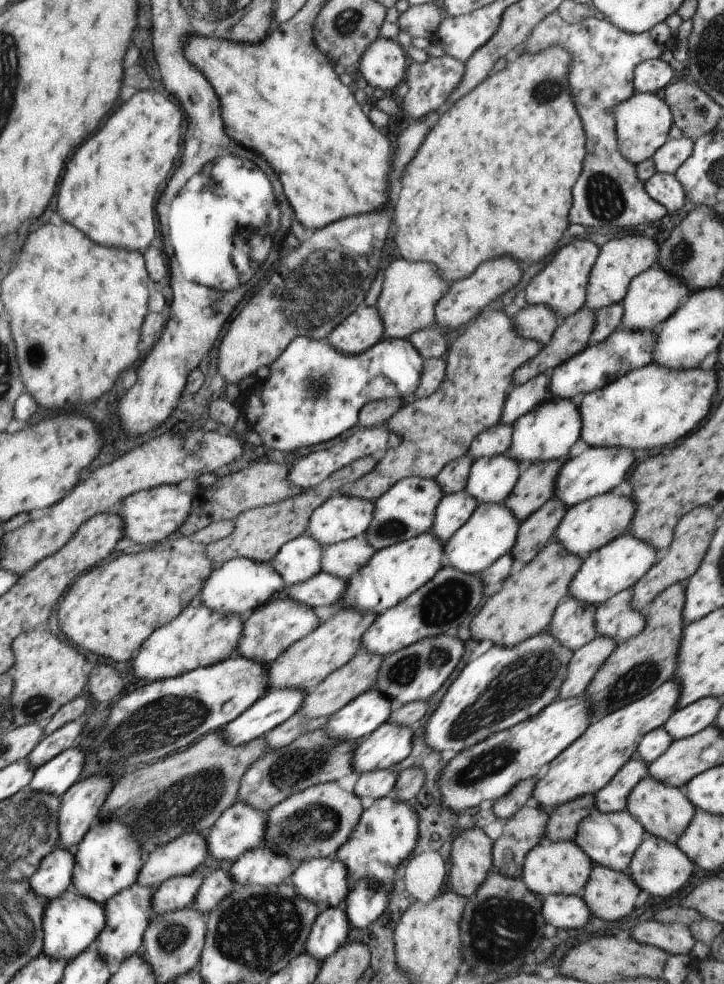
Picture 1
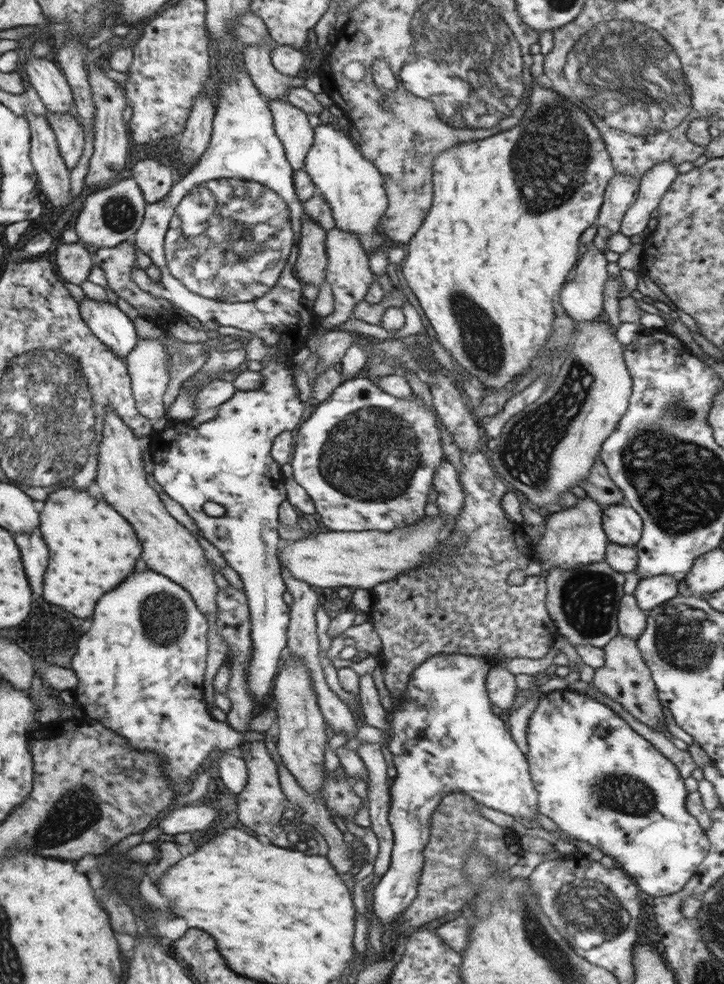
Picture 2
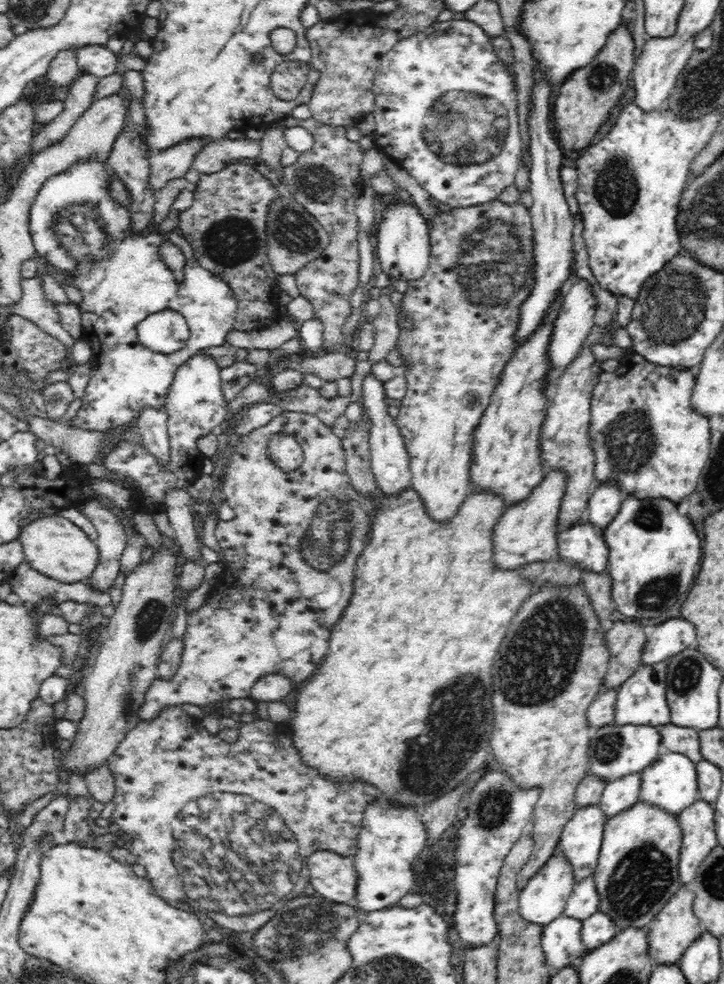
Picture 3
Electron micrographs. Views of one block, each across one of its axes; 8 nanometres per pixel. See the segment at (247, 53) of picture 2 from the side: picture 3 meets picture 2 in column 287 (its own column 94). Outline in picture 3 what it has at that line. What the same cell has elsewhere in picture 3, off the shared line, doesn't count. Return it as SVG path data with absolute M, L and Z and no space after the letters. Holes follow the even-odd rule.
M82 72L73 80L72 84L67 86L65 89L67 97L63 100L64 110L52 122L39 125L35 137L31 141L31 155L39 154L44 148L60 142L70 132L74 122L93 103L92 98L96 94L98 82L99 77Z

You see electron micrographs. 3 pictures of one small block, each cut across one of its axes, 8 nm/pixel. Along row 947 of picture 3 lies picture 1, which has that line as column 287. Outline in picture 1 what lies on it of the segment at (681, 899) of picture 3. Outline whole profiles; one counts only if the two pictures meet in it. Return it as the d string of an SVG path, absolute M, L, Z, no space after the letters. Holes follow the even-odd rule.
M340 607L310 634L291 644L273 663L270 663L269 689L300 688L306 693L313 691L329 674L356 656L362 648L362 635L370 628L376 617L376 614L360 614L358 610Z

